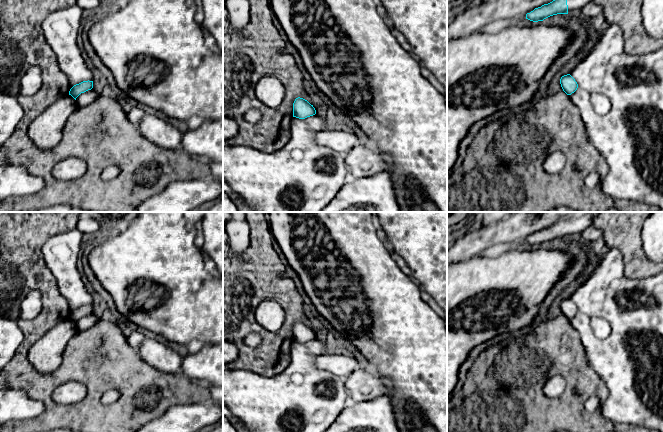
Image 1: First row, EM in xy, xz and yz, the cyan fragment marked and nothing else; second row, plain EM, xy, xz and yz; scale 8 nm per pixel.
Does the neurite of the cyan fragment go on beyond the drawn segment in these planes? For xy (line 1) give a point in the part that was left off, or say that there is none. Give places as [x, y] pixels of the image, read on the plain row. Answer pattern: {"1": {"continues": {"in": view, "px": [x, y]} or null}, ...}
{"1": {"continues": null}}

